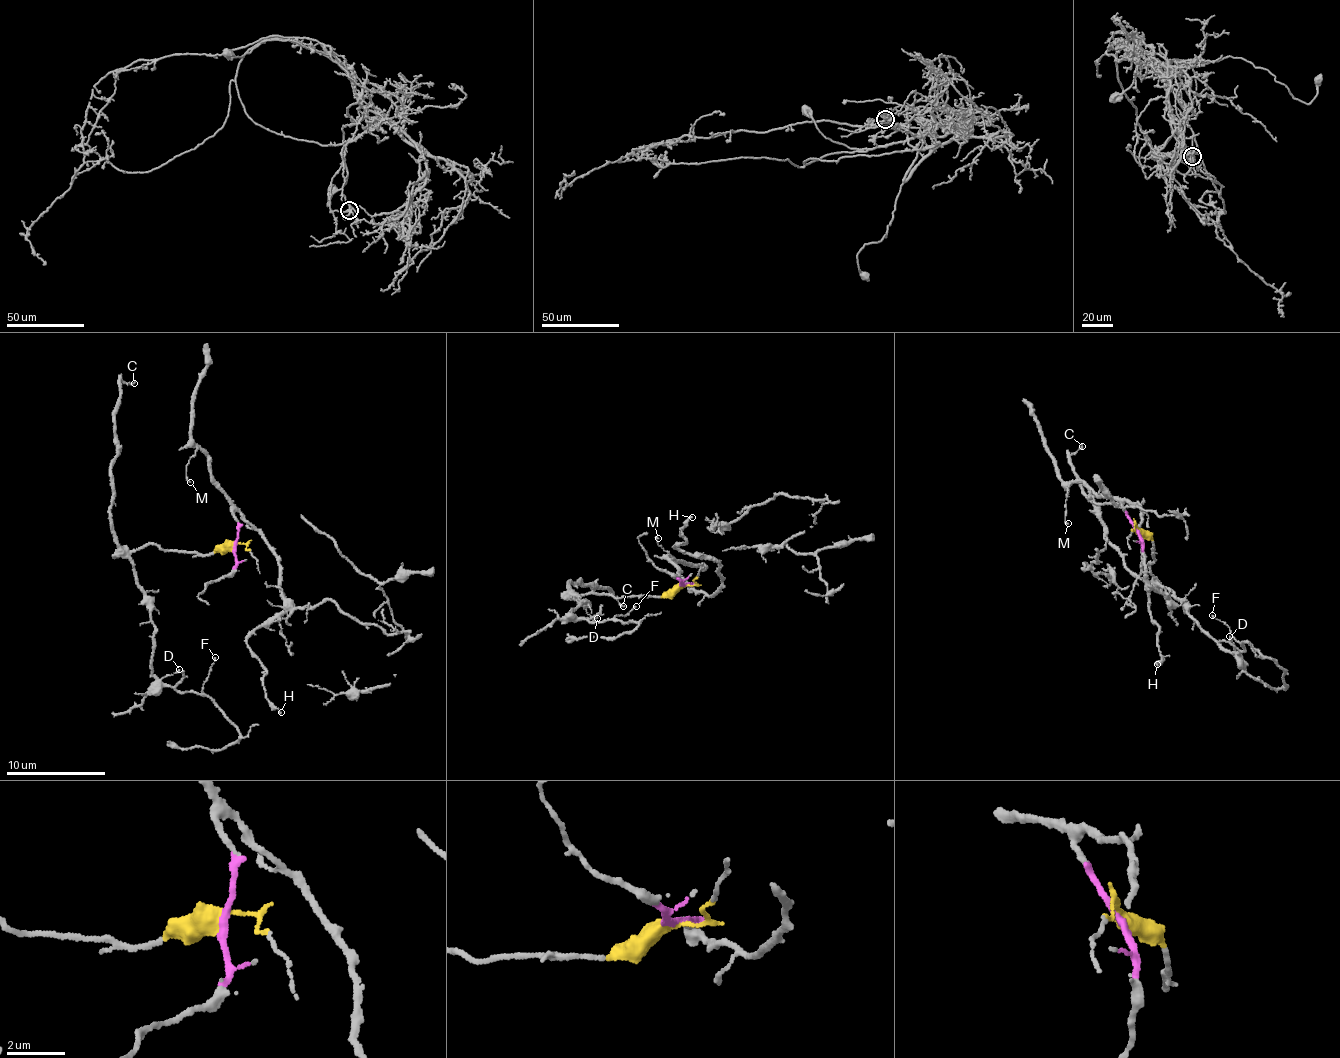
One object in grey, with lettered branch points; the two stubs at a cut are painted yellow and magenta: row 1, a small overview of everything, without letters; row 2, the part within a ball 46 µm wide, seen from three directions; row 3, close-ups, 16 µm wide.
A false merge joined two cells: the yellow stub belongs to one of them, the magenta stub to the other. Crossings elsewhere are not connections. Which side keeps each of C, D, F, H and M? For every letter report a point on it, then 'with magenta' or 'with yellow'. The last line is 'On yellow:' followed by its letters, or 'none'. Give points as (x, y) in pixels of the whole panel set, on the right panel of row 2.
C: (1082, 446) | with yellow
D: (1229, 636) | with yellow
F: (1212, 615) | with yellow
H: (1157, 664) | with magenta
M: (1068, 523) | with magenta
On yellow: C, D, F

